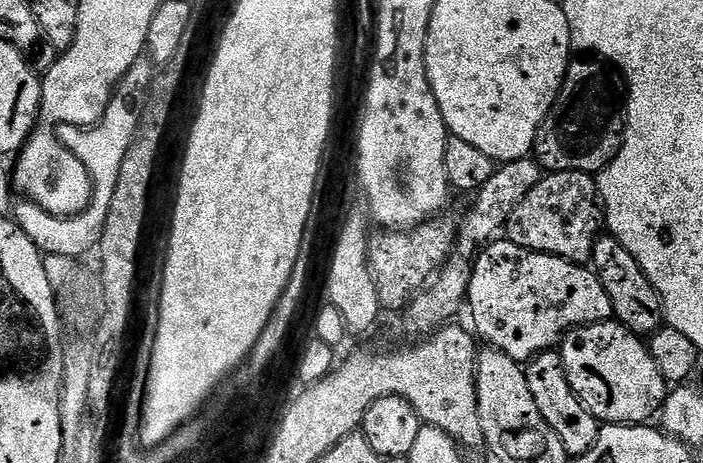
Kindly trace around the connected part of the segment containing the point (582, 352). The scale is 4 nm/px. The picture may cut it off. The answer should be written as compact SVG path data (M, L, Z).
M616 318L604 320L601 324L588 322L564 333L558 348L562 374L568 379L570 390L574 390L582 406L586 406L586 410L590 410L590 414L596 417L597 421L604 424L647 425L664 405L670 386L662 378L658 362L654 362L651 347L640 340L643 339Z

